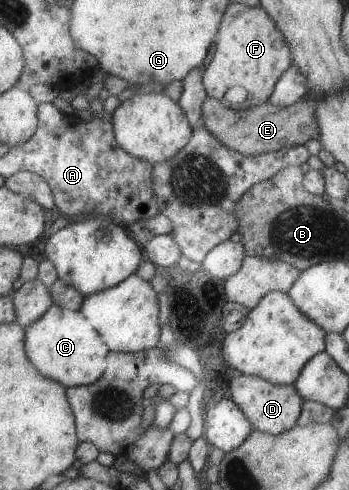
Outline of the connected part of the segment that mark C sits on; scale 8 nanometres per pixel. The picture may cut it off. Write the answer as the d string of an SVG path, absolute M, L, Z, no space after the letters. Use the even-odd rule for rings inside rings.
M51 304L39 320L24 327L24 332L27 338L27 358L39 370L40 375L63 384L65 388L88 386L103 375L109 348L106 348L101 336L93 330L93 326L89 326L80 311Z

